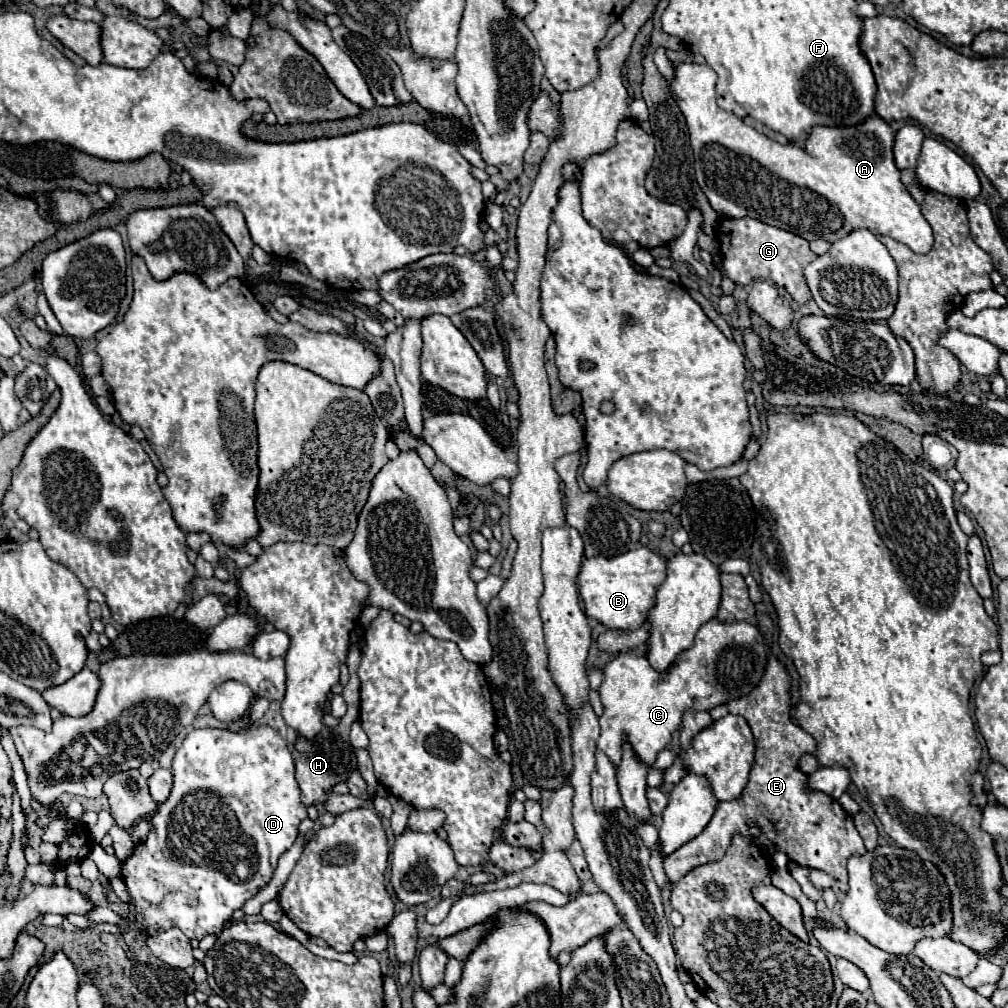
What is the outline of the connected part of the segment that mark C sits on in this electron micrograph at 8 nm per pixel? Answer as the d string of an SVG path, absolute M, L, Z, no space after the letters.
M716 619L704 623L698 633L696 633L696 641L688 651L682 651L676 661L666 669L666 671L656 671L650 663L648 663L648 651L642 653L634 653L634 651L626 651L620 653L618 657L614 657L606 667L604 667L604 681L600 687L600 697L604 703L604 715L600 717L600 739L596 743L598 749L602 749L614 765L620 763L622 757L622 743L620 739L626 739L628 743L632 743L634 751L638 753L638 757L646 763L652 765L658 751L662 751L672 733L680 727L682 723L682 713L688 709L694 711L710 711L712 707L720 705L720 703L730 703L732 699L738 699L742 695L746 695L750 689L754 689L754 685L758 685L764 667L766 667L766 645L764 645L764 637L760 635L760 631L746 623L746 621L736 621L736 623L718 623Z

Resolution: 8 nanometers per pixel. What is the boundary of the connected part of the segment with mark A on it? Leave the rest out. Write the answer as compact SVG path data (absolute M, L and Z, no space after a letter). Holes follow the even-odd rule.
M678 63L678 65L674 65L674 79L672 79L668 85L670 85L670 95L678 101L678 107L680 107L680 111L682 111L684 119L686 119L688 133L690 133L690 145L692 145L692 149L694 149L694 159L698 161L698 165L702 165L702 191L706 193L712 209L714 209L720 217L724 217L724 219L732 219L732 217L734 217L734 219L736 219L736 217L738 217L738 219L740 219L740 217L752 217L752 219L758 219L758 221L762 221L762 223L766 223L766 225L772 225L772 227L790 231L790 233L794 233L794 235L798 235L798 237L802 237L802 239L806 239L806 241L814 241L814 239L836 241L836 239L844 237L846 233L850 233L850 231L854 231L854 229L868 229L868 231L872 231L872 233L882 233L882 235L888 235L888 237L892 237L892 239L908 245L914 253L928 253L928 251L930 251L930 247L932 247L932 243L934 243L932 229L930 229L928 221L922 217L918 203L912 199L912 195L906 191L906 187L904 187L902 181L900 181L900 171L898 171L898 167L896 167L896 163L894 163L894 153L892 153L894 135L896 135L896 133L894 133L894 129L892 129L882 117L870 115L870 117L866 117L862 123L852 125L852 127L824 127L824 125L816 125L816 127L812 127L812 131L810 131L804 147L798 147L798 145L794 145L794 143L782 145L782 143L778 143L778 141L774 141L774 139L764 137L762 133L758 133L754 127L746 125L746 123L744 123L740 117L736 117L734 113L726 113L724 109L718 107L718 103L716 103L716 89L714 89L714 85L716 85L716 73L714 73L714 69L710 69L708 65ZM768 171L770 171L772 175L780 177L780 183L786 181L786 183L796 185L796 187L800 187L800 189L774 187L774 179L768 177Z

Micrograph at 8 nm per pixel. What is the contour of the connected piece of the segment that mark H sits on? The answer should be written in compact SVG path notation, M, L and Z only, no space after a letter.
M362 623L356 627L354 635L352 635L352 645L350 645L350 653L348 653L348 669L350 669L350 681L344 687L344 701L348 705L346 715L342 717L342 721L336 727L324 727L320 731L320 735L316 735L314 739L306 739L306 737L298 737L292 749L292 757L296 763L296 781L300 785L302 791L302 803L304 805L314 805L314 803L322 803L326 799L326 791L330 791L336 783L346 781L350 777L352 771L356 771L356 755L354 755L354 747L348 741L348 733L354 721L358 721L358 705L360 705L360 683L358 683L358 665L360 665L360 651L358 651L358 641L362 637Z

